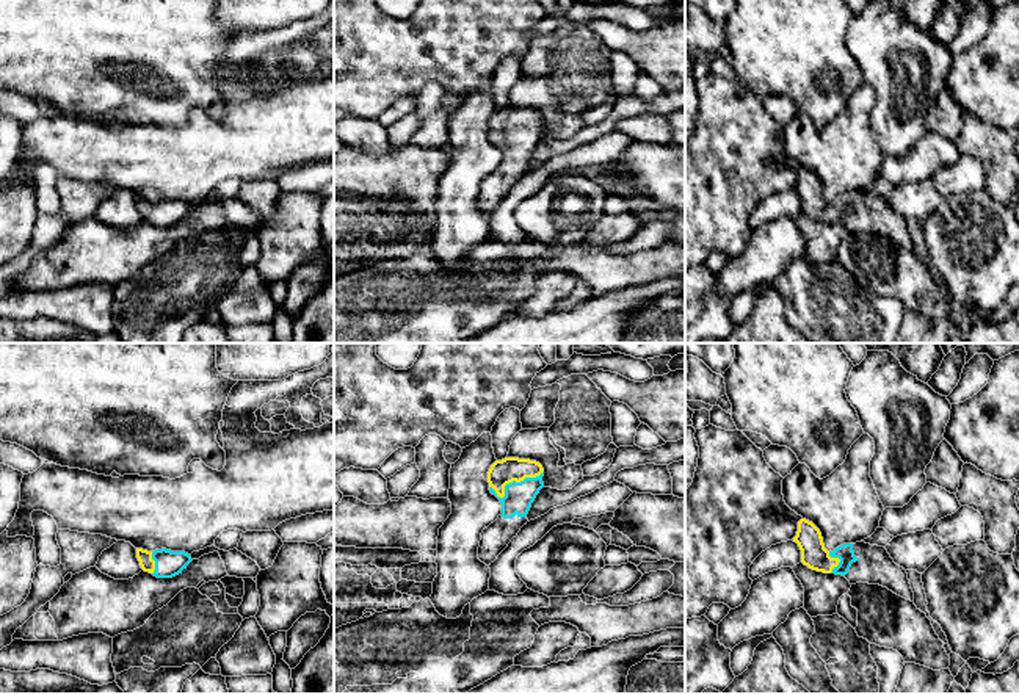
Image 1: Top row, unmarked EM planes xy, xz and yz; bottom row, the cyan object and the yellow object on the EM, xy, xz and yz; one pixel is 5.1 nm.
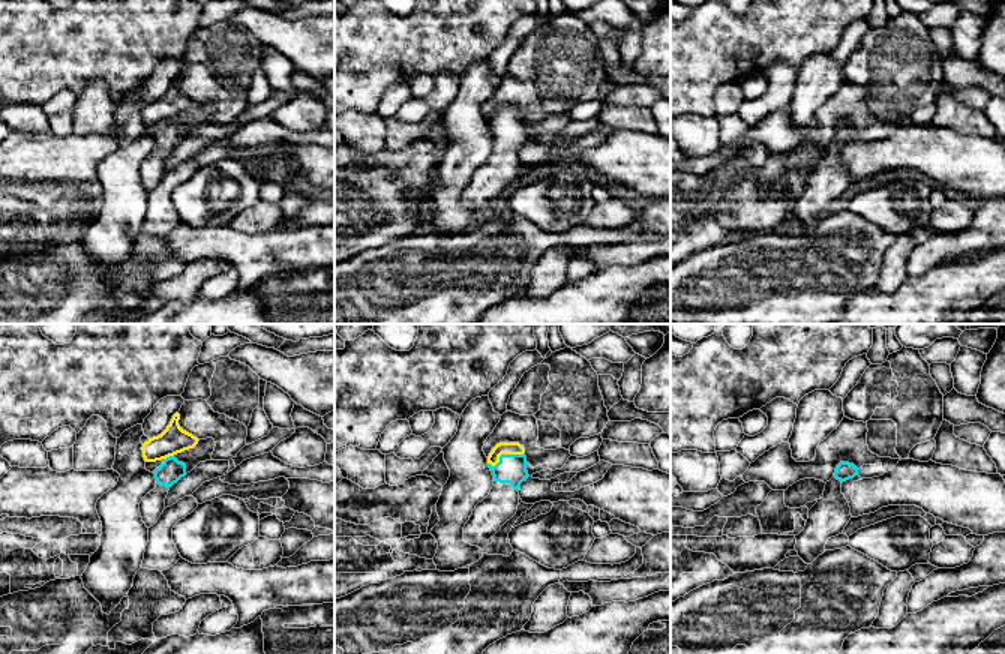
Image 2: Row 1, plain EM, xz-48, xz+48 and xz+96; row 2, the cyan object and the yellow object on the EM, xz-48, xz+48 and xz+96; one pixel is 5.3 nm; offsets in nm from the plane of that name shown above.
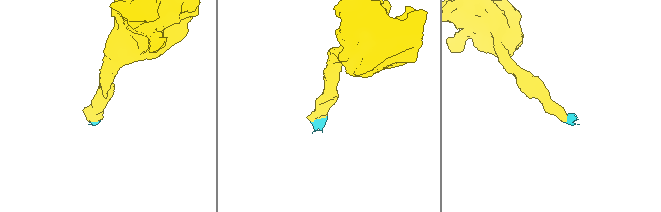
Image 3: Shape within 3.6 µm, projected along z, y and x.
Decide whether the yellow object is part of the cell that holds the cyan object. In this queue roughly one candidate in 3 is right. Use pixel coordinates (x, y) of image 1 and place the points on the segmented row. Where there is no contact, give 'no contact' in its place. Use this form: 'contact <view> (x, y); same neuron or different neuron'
contact xz (513, 481); same neuron

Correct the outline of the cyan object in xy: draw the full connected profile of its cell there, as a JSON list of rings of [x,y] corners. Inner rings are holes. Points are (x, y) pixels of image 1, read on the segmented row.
[[[136,548],[136,558],[141,569],[157,578],[172,578],[182,573],[182,570],[193,561],[185,551],[171,551],[166,548],[155,551]]]

